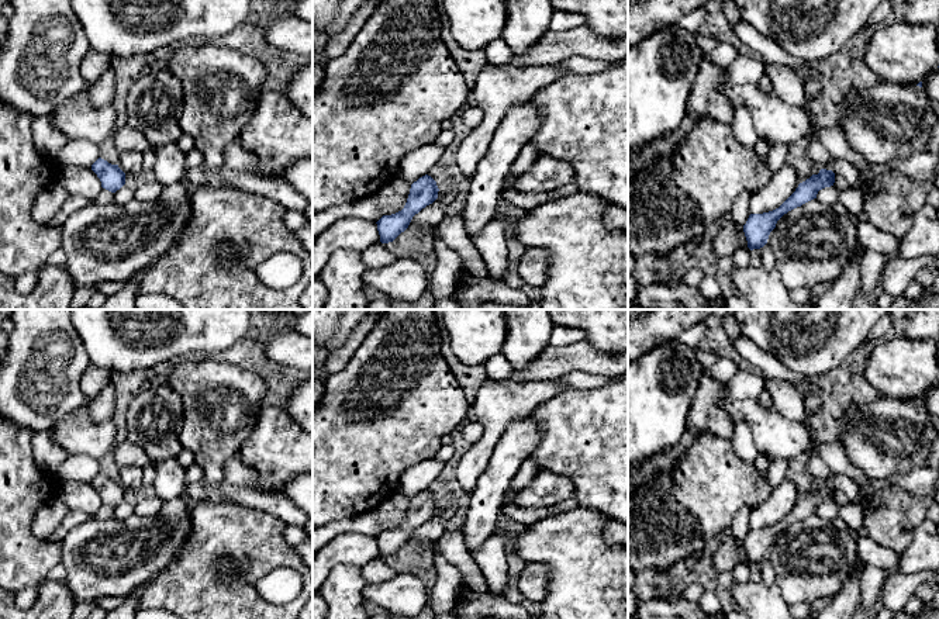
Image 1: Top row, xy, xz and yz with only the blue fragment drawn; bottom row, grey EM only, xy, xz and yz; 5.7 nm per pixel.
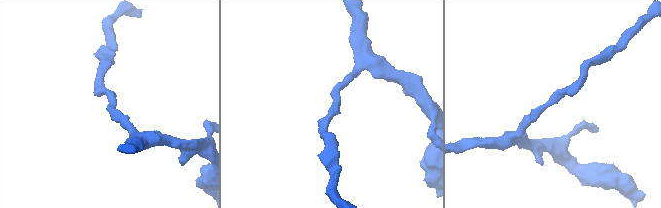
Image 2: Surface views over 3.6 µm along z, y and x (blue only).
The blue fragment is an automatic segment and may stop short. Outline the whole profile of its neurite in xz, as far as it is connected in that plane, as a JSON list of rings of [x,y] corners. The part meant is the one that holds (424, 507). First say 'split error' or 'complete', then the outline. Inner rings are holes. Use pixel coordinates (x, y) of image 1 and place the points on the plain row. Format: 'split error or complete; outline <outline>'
complete; outline [[[428,490],[414,497],[404,523],[396,529],[383,530],[376,537],[380,557],[393,557],[401,547],[404,547],[412,532],[438,513],[438,506],[436,497]]]

